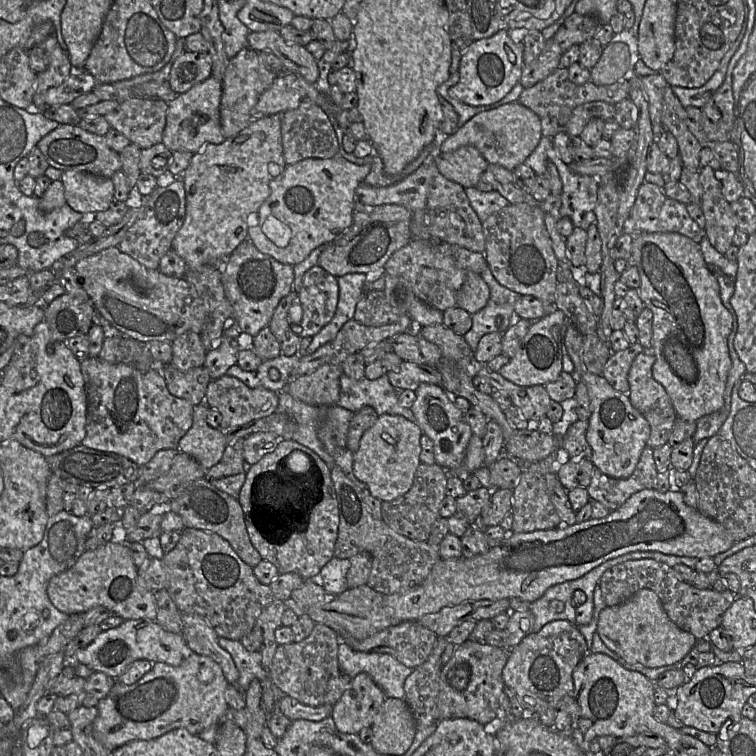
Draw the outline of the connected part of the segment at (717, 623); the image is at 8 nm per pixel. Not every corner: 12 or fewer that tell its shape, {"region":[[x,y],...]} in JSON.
{"region":[[654,559],[603,573],[608,607],[643,588],[669,619],[698,641],[721,627],[737,597],[698,589]]}

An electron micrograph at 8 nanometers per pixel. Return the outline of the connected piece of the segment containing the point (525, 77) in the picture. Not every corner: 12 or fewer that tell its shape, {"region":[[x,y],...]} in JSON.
{"region":[[553,38],[523,67],[519,81],[532,87],[559,68],[563,52]]}

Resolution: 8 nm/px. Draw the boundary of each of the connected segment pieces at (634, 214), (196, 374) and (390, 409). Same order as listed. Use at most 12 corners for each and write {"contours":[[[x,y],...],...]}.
{"contours":[[[643,182],[623,233],[676,232],[700,243],[686,205]],[[171,363],[161,373],[172,395],[194,407],[211,381],[204,366],[181,371]],[[342,374],[337,406],[355,413],[400,415],[418,424],[383,374],[354,380]]]}

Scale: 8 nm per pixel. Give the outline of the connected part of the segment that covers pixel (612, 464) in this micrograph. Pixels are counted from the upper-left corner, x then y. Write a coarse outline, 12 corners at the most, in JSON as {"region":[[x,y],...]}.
{"region":[[567,320],[566,348],[591,405],[590,461],[632,475],[650,425],[627,395],[582,359],[584,335]]}

